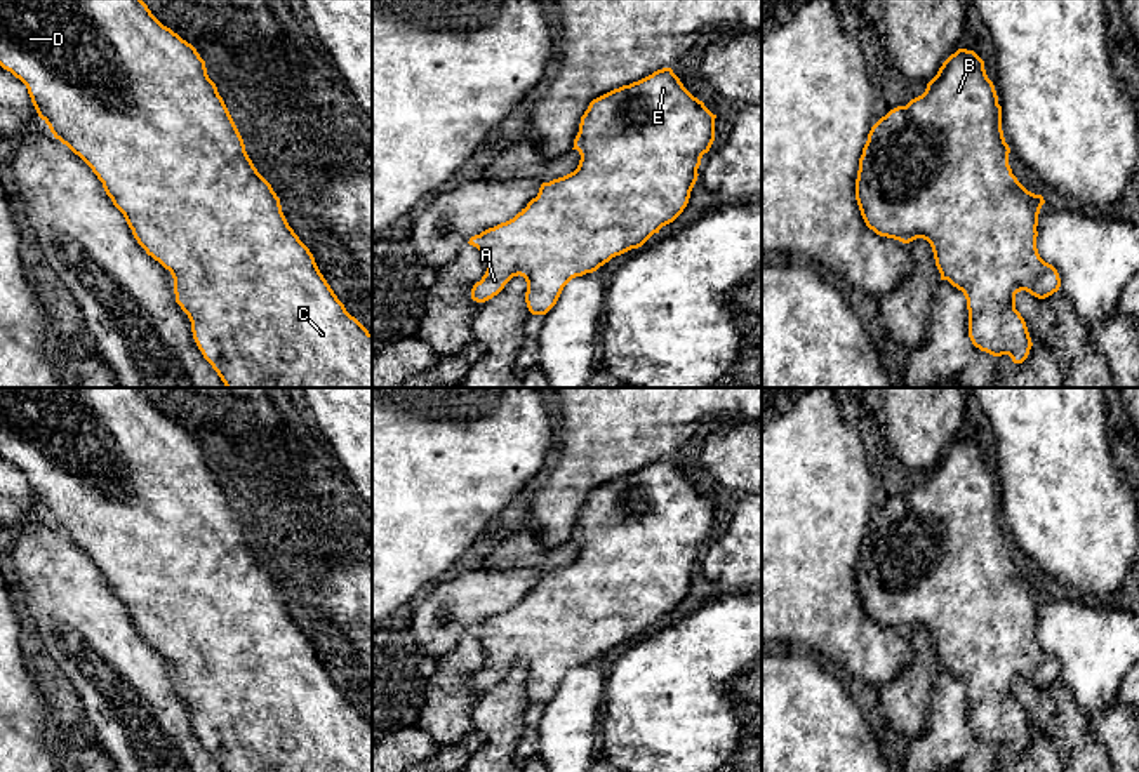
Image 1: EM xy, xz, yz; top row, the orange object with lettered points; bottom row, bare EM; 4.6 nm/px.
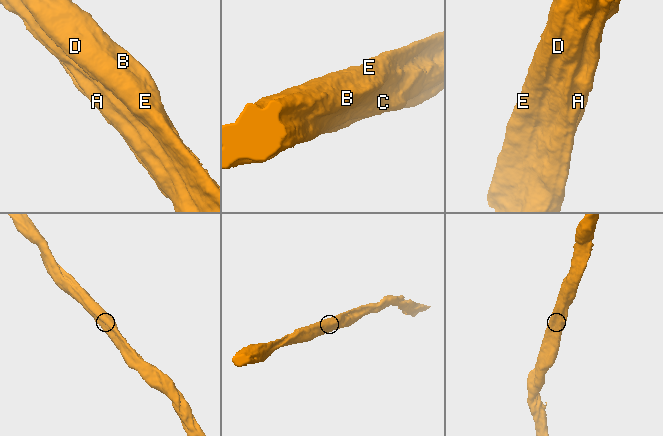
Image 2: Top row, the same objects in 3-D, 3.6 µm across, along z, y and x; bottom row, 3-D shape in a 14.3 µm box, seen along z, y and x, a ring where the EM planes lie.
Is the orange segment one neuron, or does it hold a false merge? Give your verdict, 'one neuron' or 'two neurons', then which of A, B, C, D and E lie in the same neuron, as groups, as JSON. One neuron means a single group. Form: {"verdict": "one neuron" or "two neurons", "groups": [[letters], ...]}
{"verdict": "one neuron", "groups": [["A", "B", "C", "D", "E"]]}

